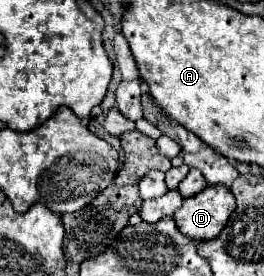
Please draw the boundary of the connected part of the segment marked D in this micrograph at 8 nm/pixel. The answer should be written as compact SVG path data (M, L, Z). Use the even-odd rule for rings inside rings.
M208 185L198 195L184 199L182 207L174 213L174 221L182 235L206 241L220 235L234 209L236 199L228 187Z

